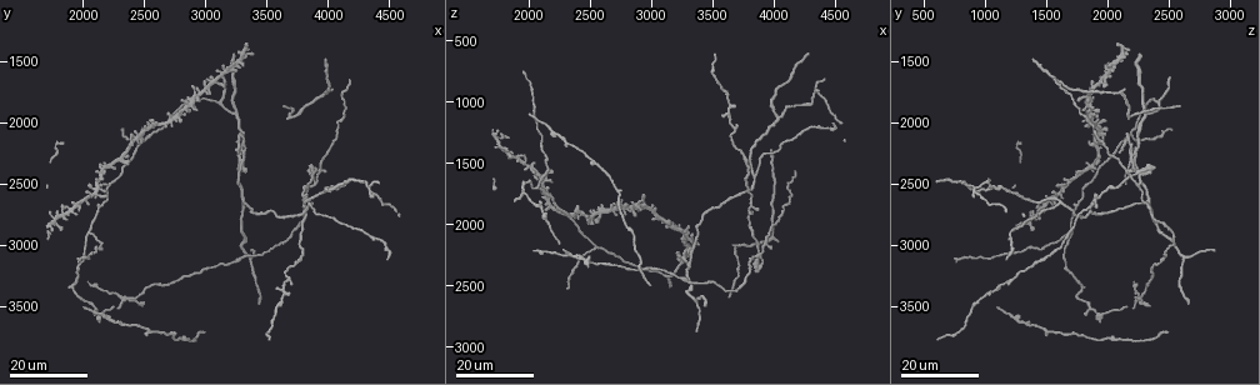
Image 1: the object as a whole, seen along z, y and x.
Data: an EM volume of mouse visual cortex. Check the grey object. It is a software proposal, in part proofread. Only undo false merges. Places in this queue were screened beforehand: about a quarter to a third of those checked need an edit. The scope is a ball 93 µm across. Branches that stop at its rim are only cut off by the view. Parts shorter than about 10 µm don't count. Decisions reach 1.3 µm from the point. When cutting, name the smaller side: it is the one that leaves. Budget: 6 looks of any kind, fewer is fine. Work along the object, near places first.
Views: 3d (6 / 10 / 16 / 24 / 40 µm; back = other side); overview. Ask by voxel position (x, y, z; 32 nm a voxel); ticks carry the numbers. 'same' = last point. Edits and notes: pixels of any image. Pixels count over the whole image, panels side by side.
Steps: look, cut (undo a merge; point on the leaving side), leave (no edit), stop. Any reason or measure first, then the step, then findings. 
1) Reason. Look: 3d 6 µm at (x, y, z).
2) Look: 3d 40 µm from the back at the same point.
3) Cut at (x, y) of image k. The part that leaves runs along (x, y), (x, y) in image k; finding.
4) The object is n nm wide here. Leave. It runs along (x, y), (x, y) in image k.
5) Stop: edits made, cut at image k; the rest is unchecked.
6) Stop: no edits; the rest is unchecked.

Looks like a crossing. Look: 3d 24 µm at (3280, 2320, 2200).

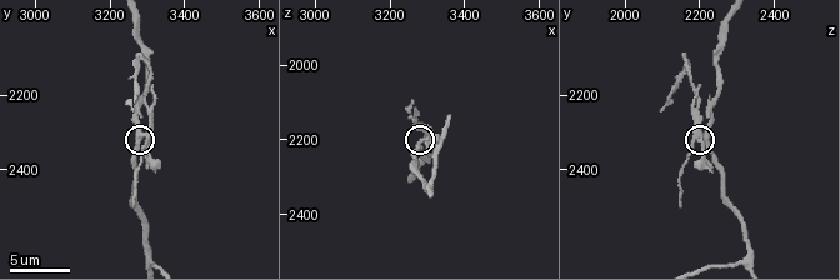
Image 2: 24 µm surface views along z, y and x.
Look: 3d 10 µm at (3280, 2310, 2190).

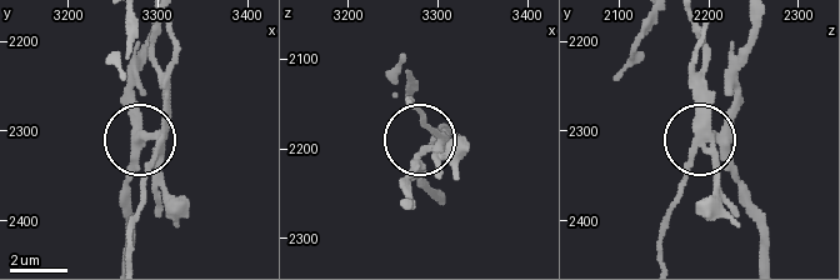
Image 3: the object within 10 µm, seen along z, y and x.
Cut at (166, 101) of image 3. The part that leaves runs along (141, 136), (161, 114), (156, 21) in image 3; a second neuron is stuck on.

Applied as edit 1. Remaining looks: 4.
Look: overview.

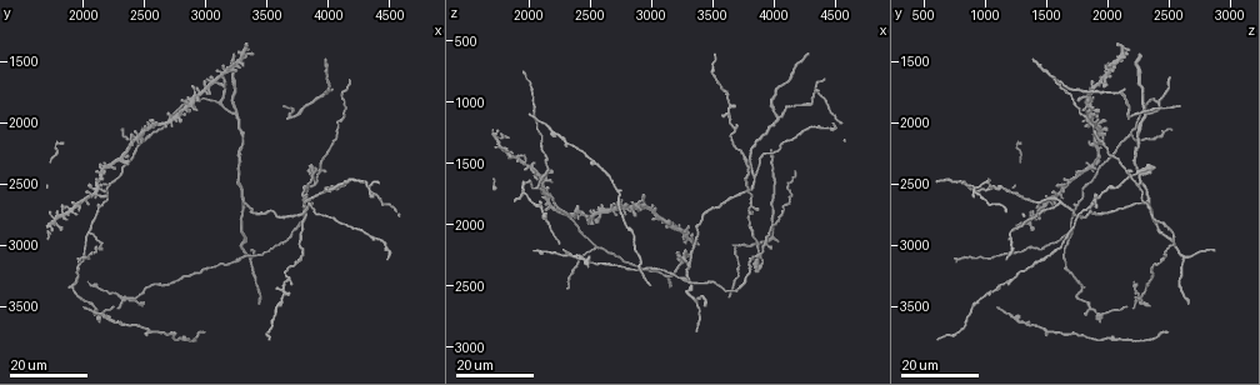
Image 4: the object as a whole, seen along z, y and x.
Three-way junction. Look: 3d 24 µm at (2340, 2360, 1920).

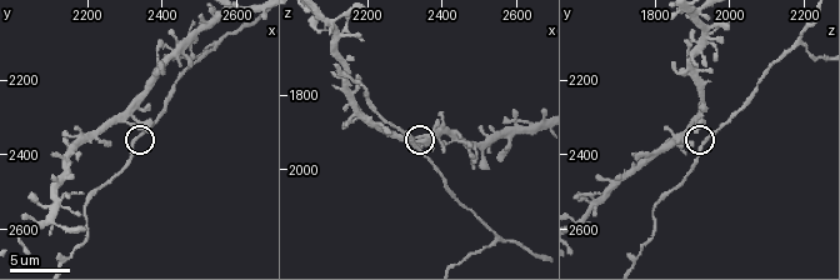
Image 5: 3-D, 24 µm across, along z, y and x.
Look: 3d 10 µm at (2330, 2360, 1930).

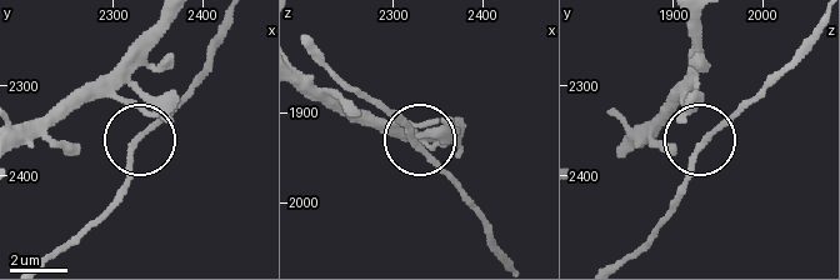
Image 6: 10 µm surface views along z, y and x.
The object is 150 nm wide here. Leave. It runs along (229, 26), (203, 76), (140, 136), (116, 79) in image 6; all the same neuron.

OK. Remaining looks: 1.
Stop: edits made, cut at image 3; the rest is unchecked.

